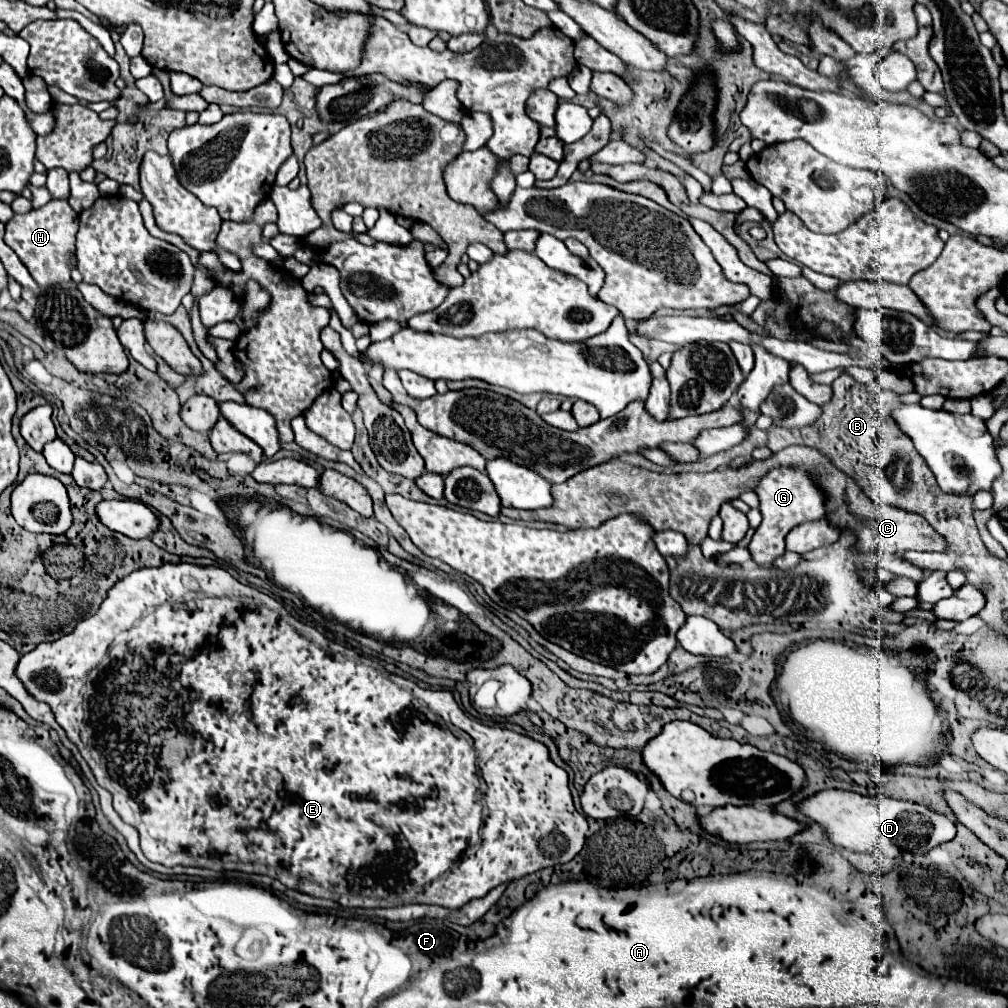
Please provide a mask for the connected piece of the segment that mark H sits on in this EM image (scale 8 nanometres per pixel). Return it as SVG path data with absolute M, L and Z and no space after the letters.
M50 201L40 209L32 209L24 215L14 215L6 223L4 241L18 253L40 287L52 287L70 281L68 255L74 251L74 237L78 231L76 219L78 213L72 211L68 201Z

